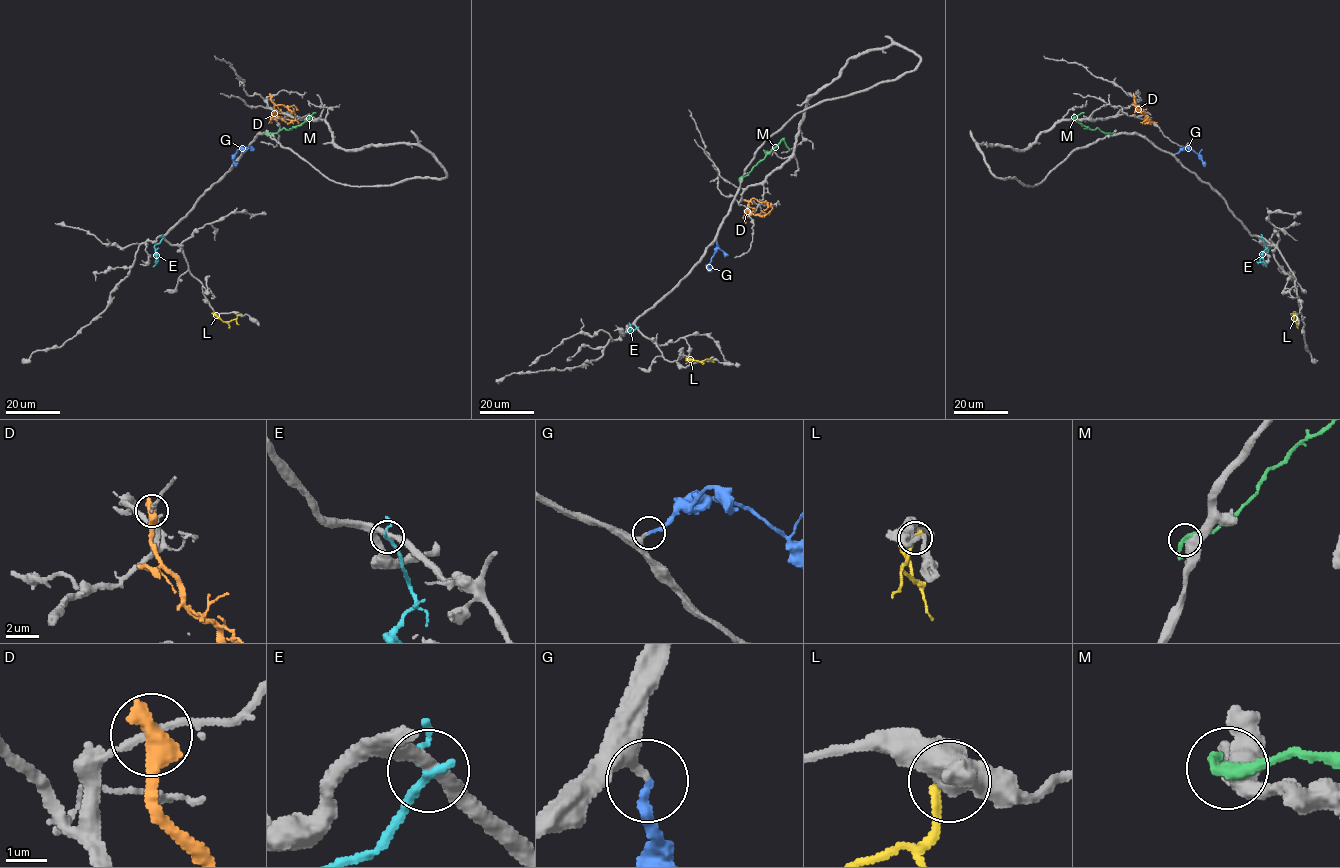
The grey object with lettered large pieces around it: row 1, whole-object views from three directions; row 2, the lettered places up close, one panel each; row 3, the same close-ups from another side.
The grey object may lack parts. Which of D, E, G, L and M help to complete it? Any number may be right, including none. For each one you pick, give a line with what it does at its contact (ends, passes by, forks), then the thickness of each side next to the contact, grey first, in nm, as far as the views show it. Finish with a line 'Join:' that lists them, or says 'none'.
G: it ends there; 320 nm thick on the grey side, 220 nm on the other
Join: G

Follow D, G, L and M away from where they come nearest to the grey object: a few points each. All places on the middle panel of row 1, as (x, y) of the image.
D: (745, 200), (748, 202), (748, 212), (754, 215), (766, 215), (771, 207)
G: (717, 241), (716, 251), (707, 267), (710, 271)
L: (711, 361), (686, 358)
M: (740, 177), (782, 139), (790, 149)

